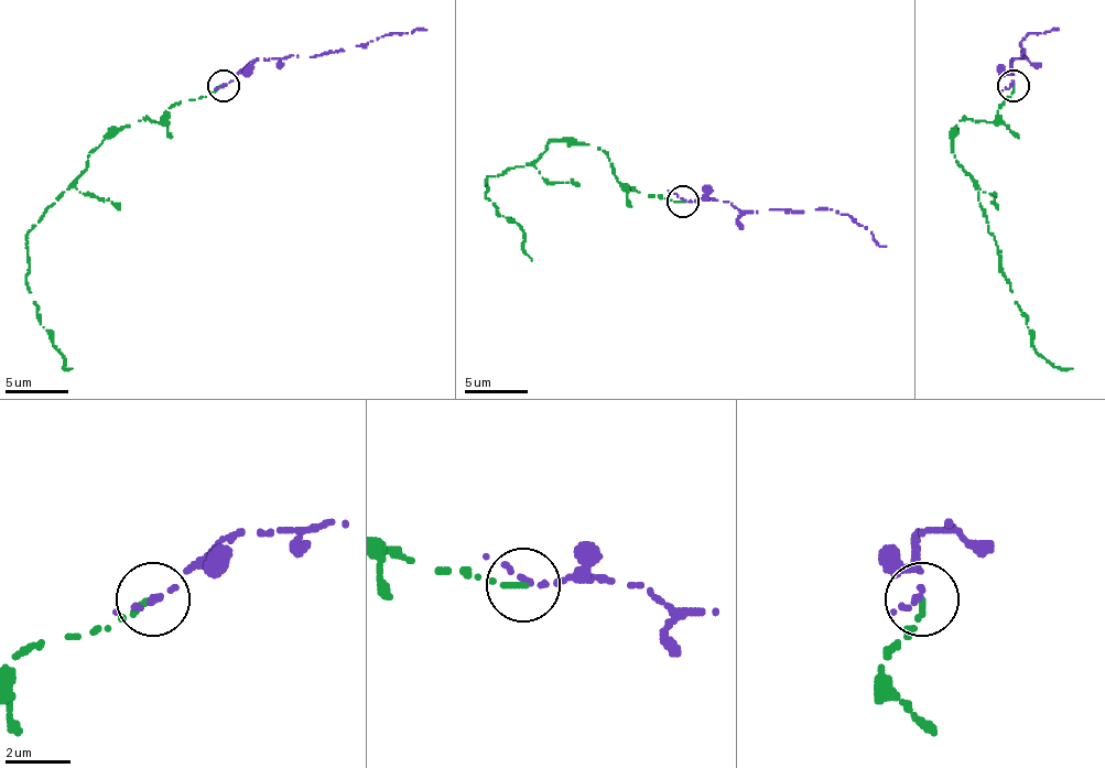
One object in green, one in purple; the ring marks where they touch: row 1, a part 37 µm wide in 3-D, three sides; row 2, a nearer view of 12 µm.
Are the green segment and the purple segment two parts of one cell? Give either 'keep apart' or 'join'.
keep apart

